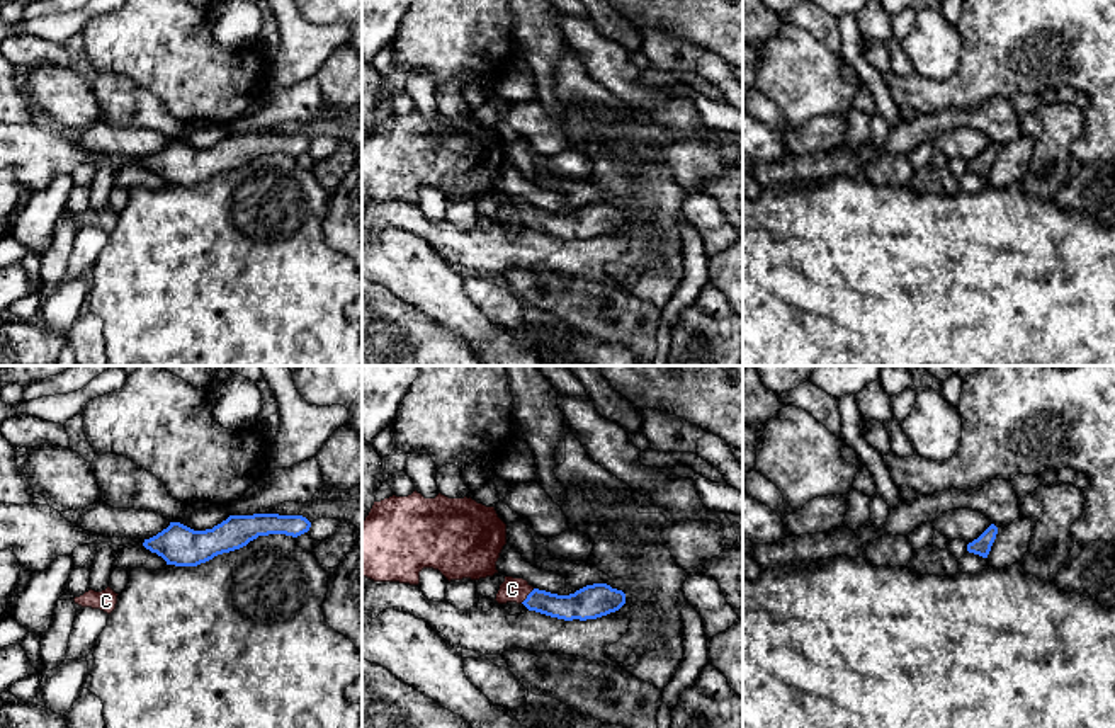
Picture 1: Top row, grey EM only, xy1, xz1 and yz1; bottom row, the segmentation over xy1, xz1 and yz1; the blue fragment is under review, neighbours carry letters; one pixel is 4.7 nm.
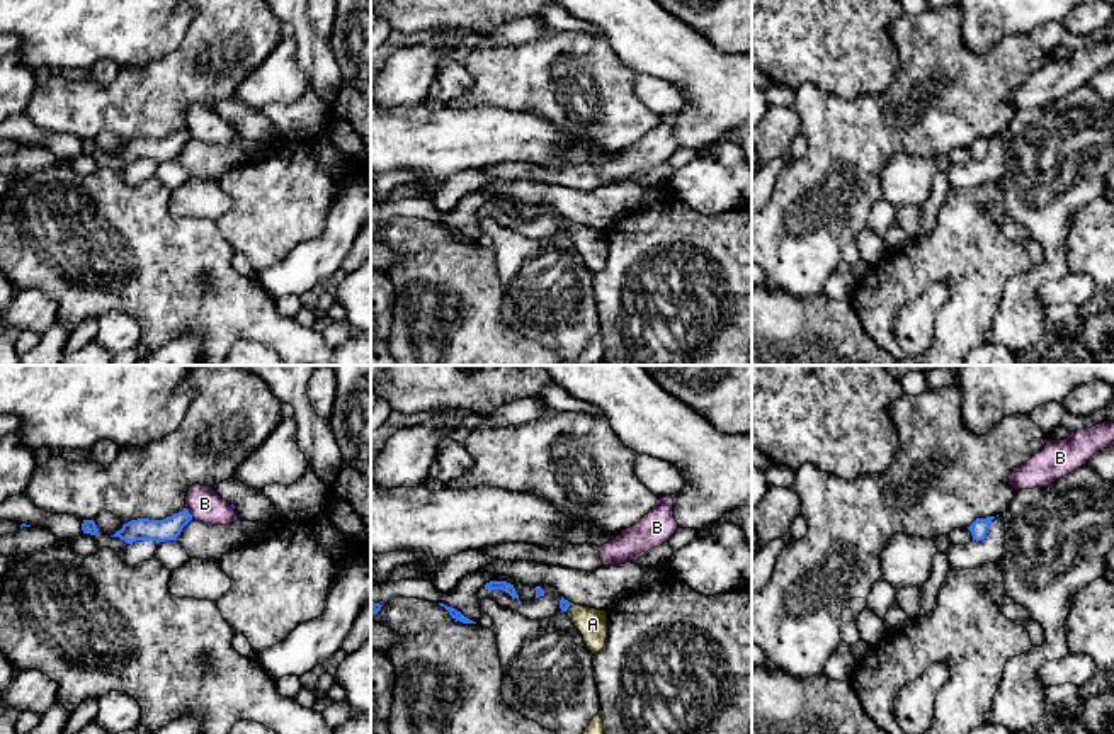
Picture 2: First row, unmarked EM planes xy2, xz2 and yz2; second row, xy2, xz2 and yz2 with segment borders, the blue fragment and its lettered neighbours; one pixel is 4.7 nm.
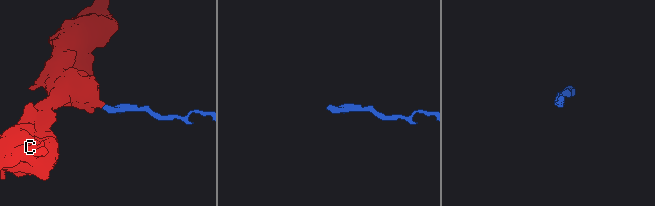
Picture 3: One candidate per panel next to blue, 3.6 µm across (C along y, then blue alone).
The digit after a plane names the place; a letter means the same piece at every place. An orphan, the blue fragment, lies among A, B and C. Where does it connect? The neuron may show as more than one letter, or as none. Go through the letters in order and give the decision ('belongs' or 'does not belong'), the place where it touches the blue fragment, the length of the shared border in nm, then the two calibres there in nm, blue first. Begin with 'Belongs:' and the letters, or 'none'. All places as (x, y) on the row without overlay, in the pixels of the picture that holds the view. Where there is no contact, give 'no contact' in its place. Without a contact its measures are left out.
Belongs: C
A: does not belong; meets blue in xz2 at (567, 228); contact 50 nm long; 50 nm thick on the blue side, 140 nm on the other
B: does not belong; meets blue in xy2 at (187, 131); contact 70 nm long; 110 nm thick on the blue side, 160 nm on the other
C: belongs; meets blue in xz1 at (527, 215); contact 100 nm long; 130 nm thick on the blue side, 110 nm on the other

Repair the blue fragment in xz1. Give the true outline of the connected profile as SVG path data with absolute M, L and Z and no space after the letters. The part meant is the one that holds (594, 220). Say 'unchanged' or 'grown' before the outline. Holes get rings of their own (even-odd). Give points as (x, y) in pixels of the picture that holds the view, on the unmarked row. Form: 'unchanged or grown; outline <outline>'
grown; outline M505 196L495 219L524 223L529 230L564 240L586 240L619 230L625 223L625 213L607 202L593 202L569 214L558 214L534 208L524 197Z

